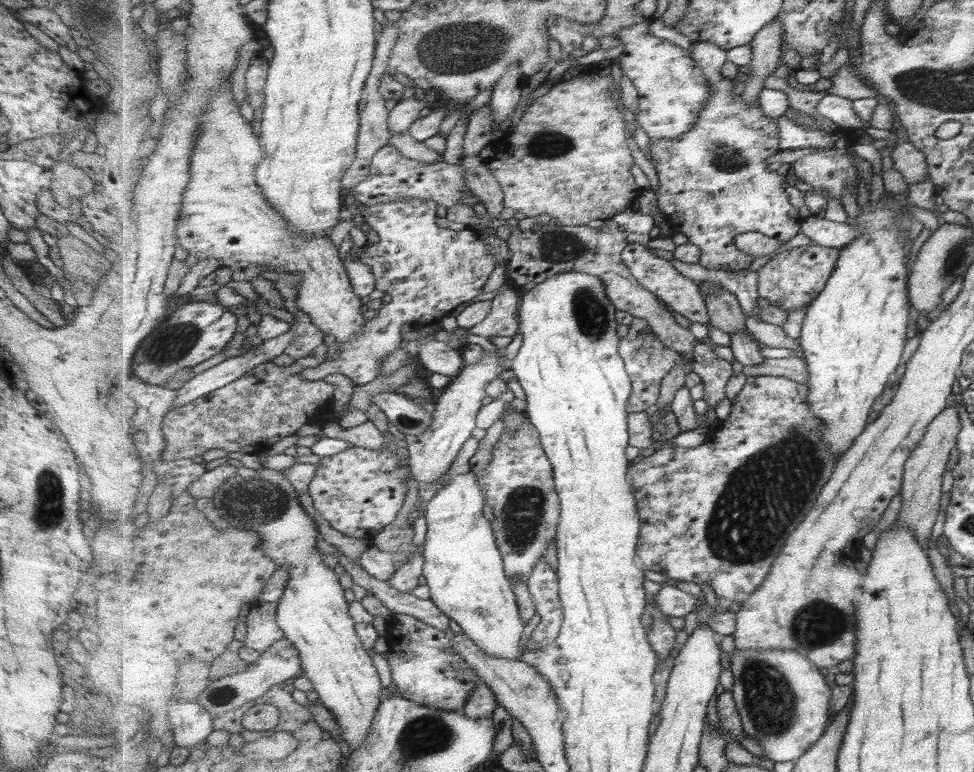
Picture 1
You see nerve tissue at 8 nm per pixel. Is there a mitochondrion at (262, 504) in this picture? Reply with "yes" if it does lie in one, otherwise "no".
yes

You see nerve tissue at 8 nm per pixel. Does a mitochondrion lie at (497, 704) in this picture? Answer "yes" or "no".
no

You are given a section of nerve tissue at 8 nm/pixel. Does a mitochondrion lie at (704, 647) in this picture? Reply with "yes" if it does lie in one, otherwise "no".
no

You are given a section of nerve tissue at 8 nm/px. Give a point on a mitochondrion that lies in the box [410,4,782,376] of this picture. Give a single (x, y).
(458, 47)

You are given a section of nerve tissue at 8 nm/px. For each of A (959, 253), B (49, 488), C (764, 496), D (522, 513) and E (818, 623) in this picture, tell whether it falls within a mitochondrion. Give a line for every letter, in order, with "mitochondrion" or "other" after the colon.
A: mitochondrion
B: mitochondrion
C: mitochondrion
D: mitochondrion
E: mitochondrion

